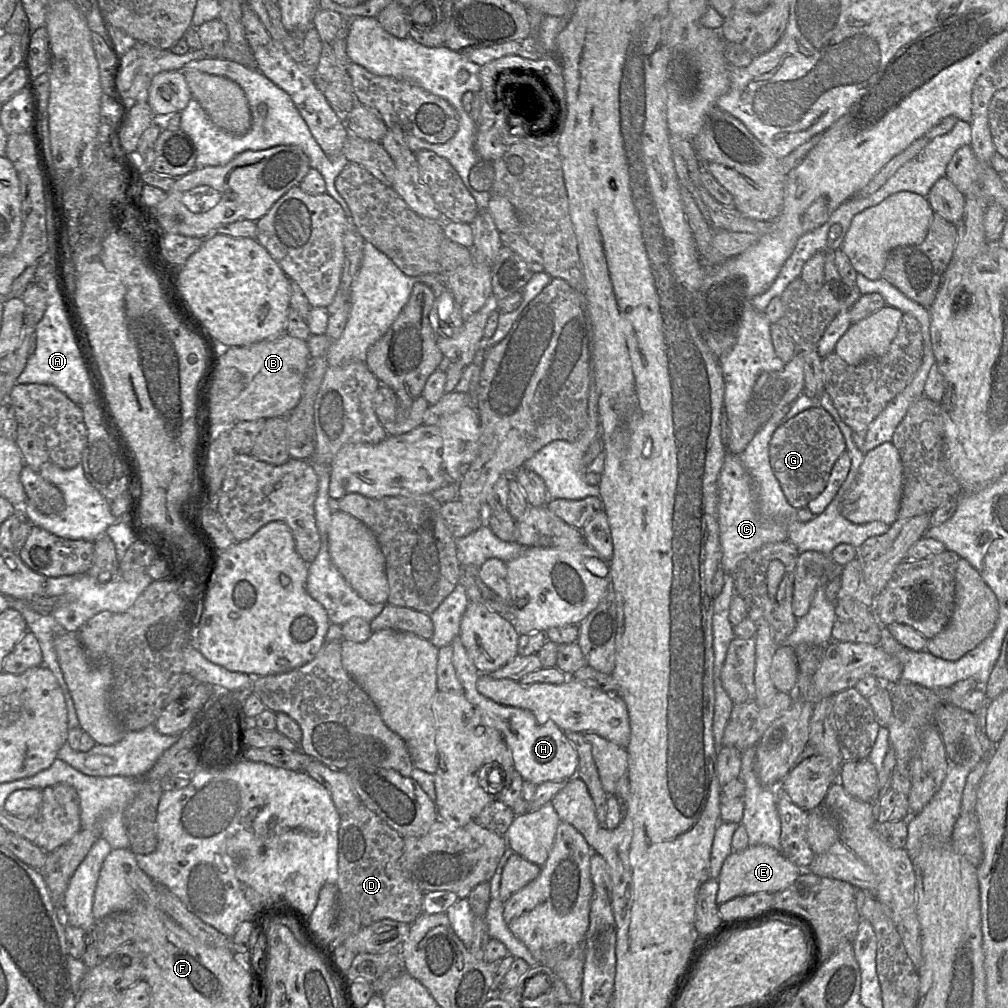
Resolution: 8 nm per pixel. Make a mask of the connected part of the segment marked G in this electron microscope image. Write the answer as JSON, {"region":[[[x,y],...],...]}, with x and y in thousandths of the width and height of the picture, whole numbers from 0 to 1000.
{"region":[[[807,403],[777,418],[763,439],[764,460],[783,500],[800,503],[819,483],[826,461],[839,447],[838,435],[826,414],[814,403]]]}

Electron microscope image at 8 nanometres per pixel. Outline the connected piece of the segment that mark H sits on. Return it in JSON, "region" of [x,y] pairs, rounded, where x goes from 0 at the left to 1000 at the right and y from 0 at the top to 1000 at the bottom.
{"region":[[[455,630],[449,634],[447,640],[449,659],[458,681],[458,688],[464,696],[480,706],[489,720],[498,728],[507,745],[510,762],[519,774],[533,780],[539,776],[569,772],[573,765],[574,751],[561,727],[546,713],[541,717],[536,717],[532,709],[524,703],[498,699],[478,689],[473,684],[474,665],[467,656]]]}

